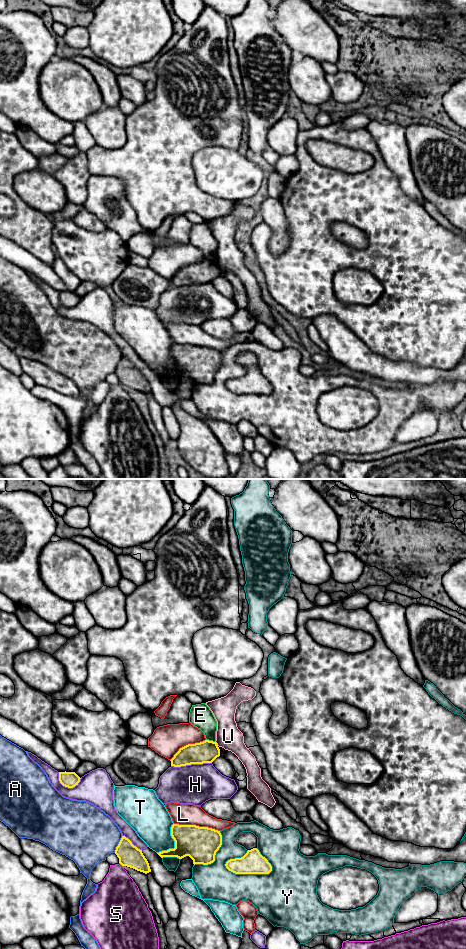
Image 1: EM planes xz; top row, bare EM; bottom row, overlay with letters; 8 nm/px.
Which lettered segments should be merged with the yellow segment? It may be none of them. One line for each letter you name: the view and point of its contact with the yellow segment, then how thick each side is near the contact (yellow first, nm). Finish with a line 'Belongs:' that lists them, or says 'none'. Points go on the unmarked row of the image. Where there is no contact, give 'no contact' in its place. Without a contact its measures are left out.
Belongs: none

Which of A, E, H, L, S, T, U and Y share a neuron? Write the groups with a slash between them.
A / E / H / L / S / T / U Y

